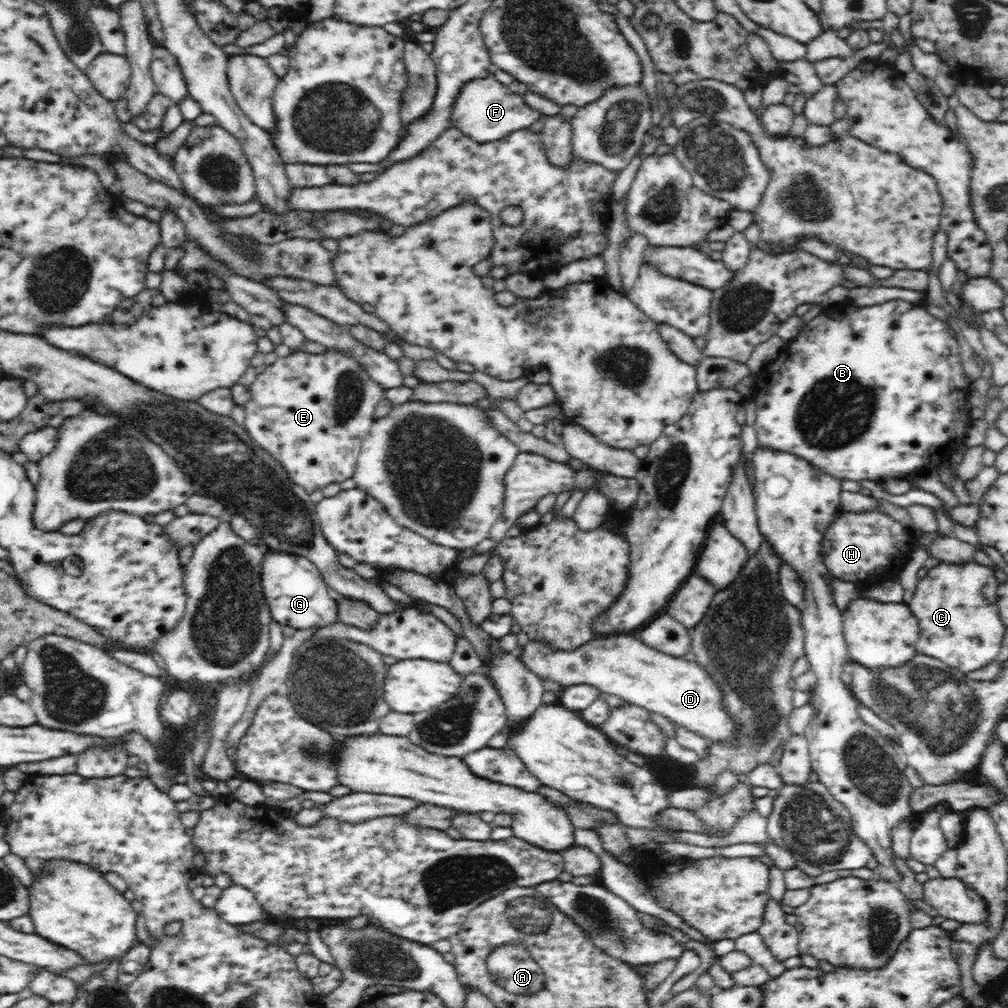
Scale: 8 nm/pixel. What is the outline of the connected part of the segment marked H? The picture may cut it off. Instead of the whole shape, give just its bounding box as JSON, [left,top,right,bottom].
[820,511,917,584]

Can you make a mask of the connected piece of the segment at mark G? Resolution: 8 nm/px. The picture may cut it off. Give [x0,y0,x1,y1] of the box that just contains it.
[261,554,339,629]

